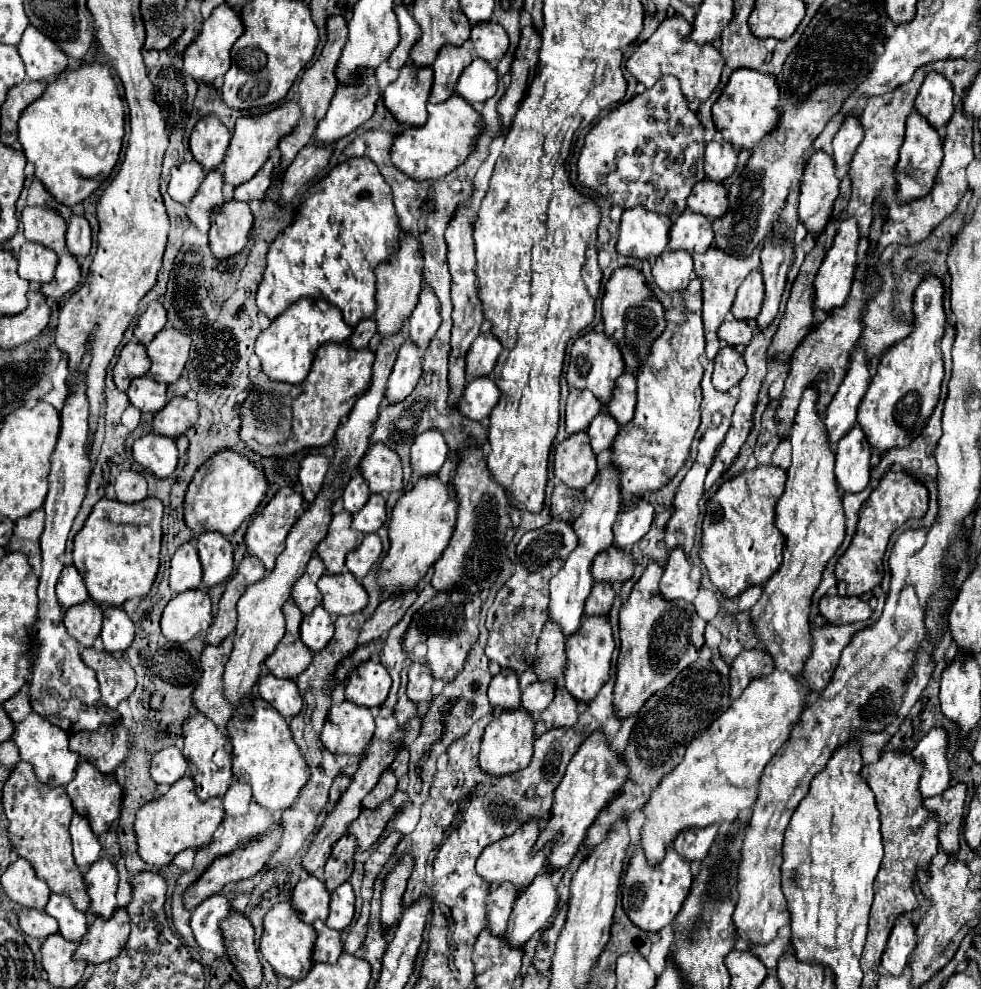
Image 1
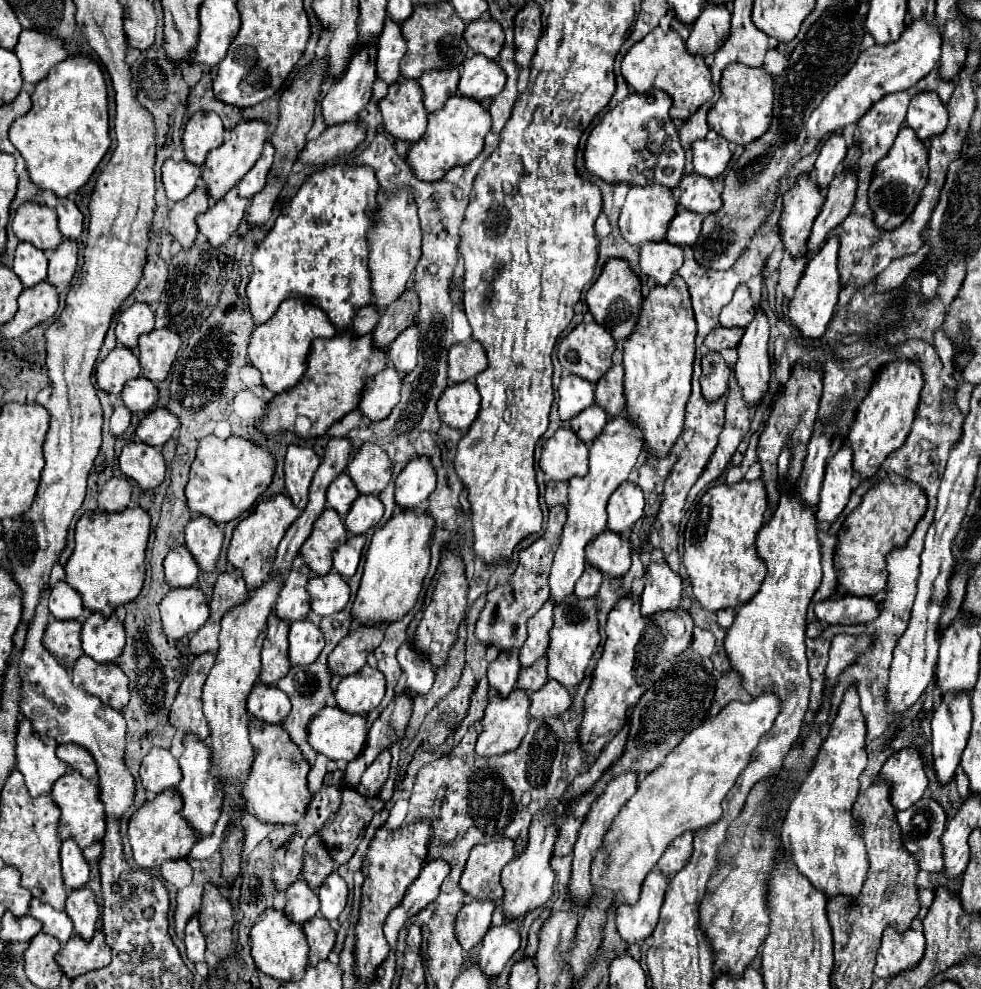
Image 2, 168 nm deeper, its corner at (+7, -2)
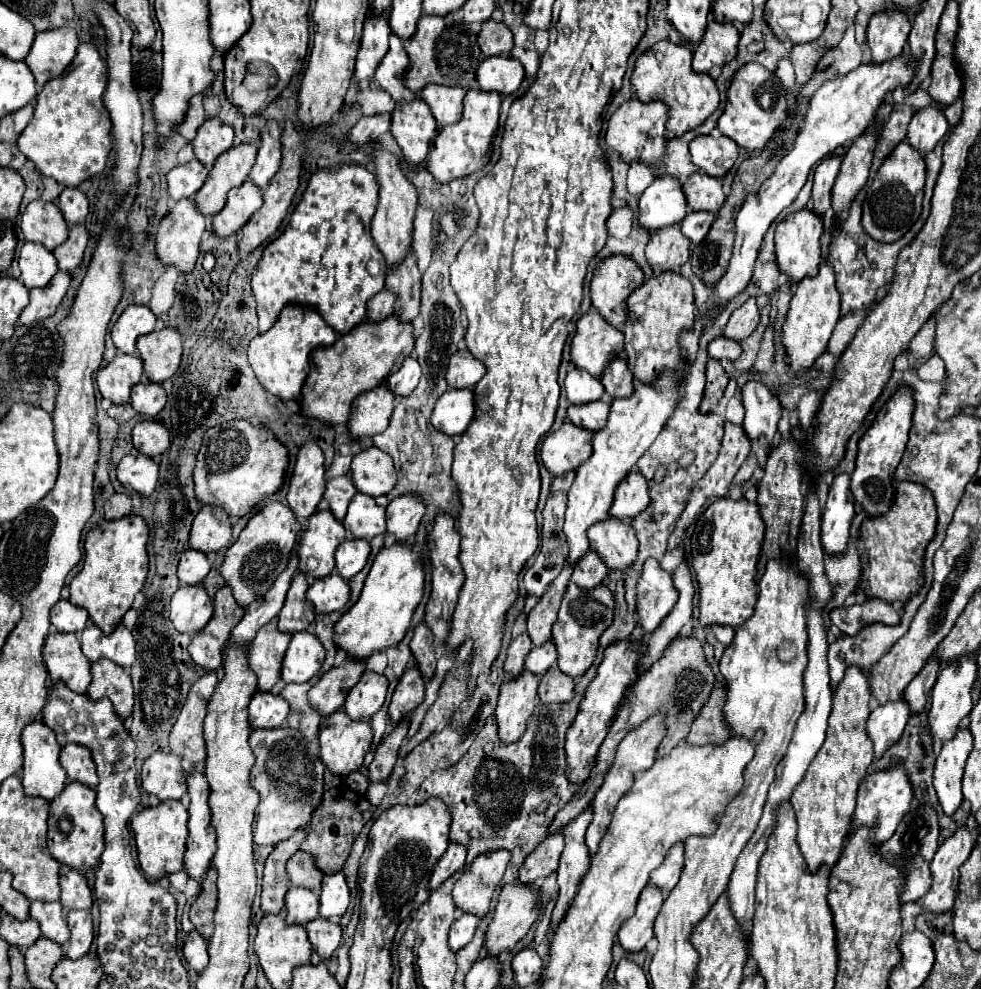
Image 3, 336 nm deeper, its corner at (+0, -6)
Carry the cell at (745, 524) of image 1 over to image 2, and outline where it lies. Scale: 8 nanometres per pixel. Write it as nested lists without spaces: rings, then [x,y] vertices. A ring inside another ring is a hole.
[[[762,479],[734,485],[714,485],[696,503],[684,531],[684,565],[692,581],[694,597],[702,609],[718,611],[744,605],[764,581],[766,567],[756,551],[756,533],[764,525],[768,493]]]

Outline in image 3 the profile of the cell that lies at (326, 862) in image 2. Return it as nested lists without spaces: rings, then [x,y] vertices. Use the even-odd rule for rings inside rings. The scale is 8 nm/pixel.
[[[303,851],[291,855],[291,859],[287,861],[287,875],[291,885],[311,889],[315,895],[319,895],[323,873],[315,867],[315,863],[311,863],[309,855],[303,855]]]

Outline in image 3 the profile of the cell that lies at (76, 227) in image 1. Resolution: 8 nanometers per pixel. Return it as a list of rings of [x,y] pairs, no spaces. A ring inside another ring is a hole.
[[[81,43],[79,53],[71,67],[57,79],[45,83],[43,91],[37,95],[35,115],[19,137],[19,149],[35,167],[65,185],[59,195],[59,209],[67,223],[83,223],[89,213],[87,195],[77,189],[85,179],[101,173],[107,165],[111,143],[109,115],[103,107],[103,91],[107,87],[107,65],[103,63],[97,47],[93,43]]]

